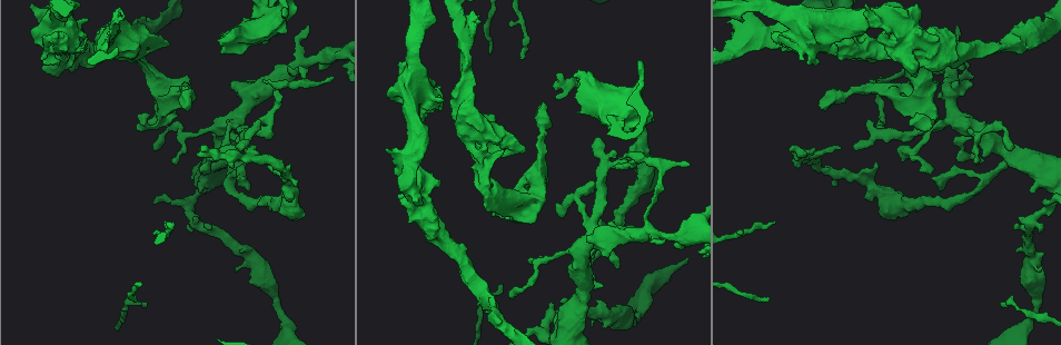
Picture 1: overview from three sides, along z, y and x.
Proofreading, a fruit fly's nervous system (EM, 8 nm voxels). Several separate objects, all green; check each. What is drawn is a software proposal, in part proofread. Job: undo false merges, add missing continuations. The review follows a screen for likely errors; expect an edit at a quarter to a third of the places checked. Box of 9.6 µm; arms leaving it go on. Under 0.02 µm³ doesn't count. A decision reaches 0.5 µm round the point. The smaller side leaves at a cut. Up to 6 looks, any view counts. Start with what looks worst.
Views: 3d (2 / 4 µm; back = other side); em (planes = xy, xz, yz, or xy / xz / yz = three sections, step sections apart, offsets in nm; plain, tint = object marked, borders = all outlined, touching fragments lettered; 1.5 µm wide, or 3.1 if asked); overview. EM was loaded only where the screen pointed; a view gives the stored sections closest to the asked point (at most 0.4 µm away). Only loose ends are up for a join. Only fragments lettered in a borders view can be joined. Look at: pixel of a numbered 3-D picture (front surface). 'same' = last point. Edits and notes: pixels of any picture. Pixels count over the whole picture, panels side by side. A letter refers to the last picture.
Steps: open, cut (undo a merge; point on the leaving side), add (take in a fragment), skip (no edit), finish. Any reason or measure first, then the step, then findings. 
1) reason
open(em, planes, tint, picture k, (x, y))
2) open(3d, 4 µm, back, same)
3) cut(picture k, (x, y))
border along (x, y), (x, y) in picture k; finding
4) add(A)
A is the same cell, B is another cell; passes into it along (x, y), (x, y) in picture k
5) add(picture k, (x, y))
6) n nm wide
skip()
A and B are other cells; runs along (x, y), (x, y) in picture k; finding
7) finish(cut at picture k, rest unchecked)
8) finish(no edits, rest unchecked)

open(3d, 4 µm, picture 1, (279, 89))

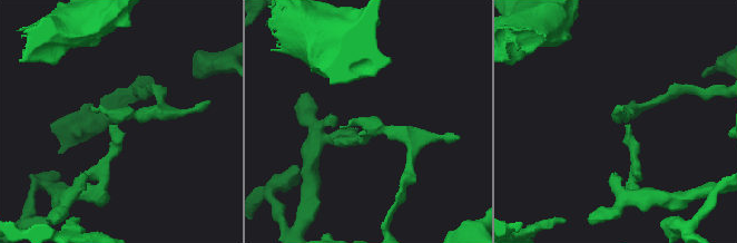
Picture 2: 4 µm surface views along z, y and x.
open(em, planes, plain, picture 2, (116, 120))

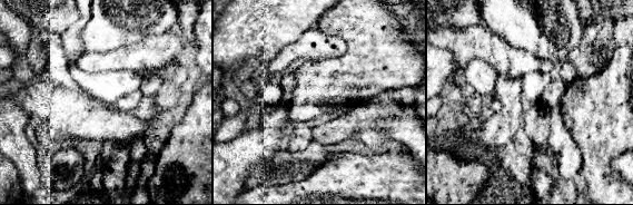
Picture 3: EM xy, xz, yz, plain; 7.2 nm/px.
see the neighbours
open(em, planes, borders, same)

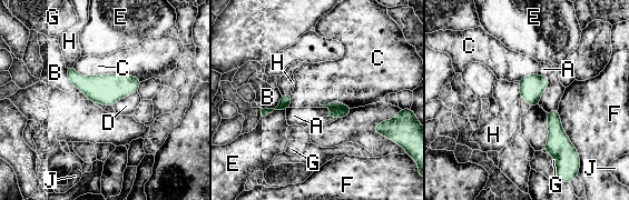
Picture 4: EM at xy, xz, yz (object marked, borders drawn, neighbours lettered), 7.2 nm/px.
skip()
A, B, C, D, E, F, G, H and J are other cells; border along (137, 91), (120, 98), (112, 106) in picture 4; one cell here

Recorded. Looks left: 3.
sudden change in width
open(3d, 4 µm, picture 1, (150, 41))

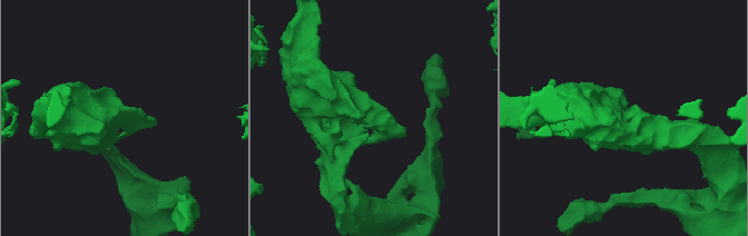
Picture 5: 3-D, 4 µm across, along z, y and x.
open(em, xy, step 8, borders, picture 5, (126, 115))

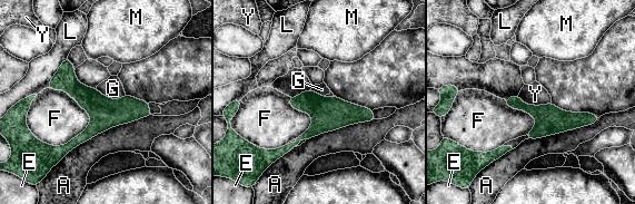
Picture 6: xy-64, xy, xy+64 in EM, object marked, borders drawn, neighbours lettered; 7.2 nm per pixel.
220 nm wide
skip()
A, E, F, G, L, M and Y are other cells; border along (95, 88), (110, 98), (125, 95) in picture 6; one cell here

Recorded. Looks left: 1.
finish(no edits, rest unchecked)

